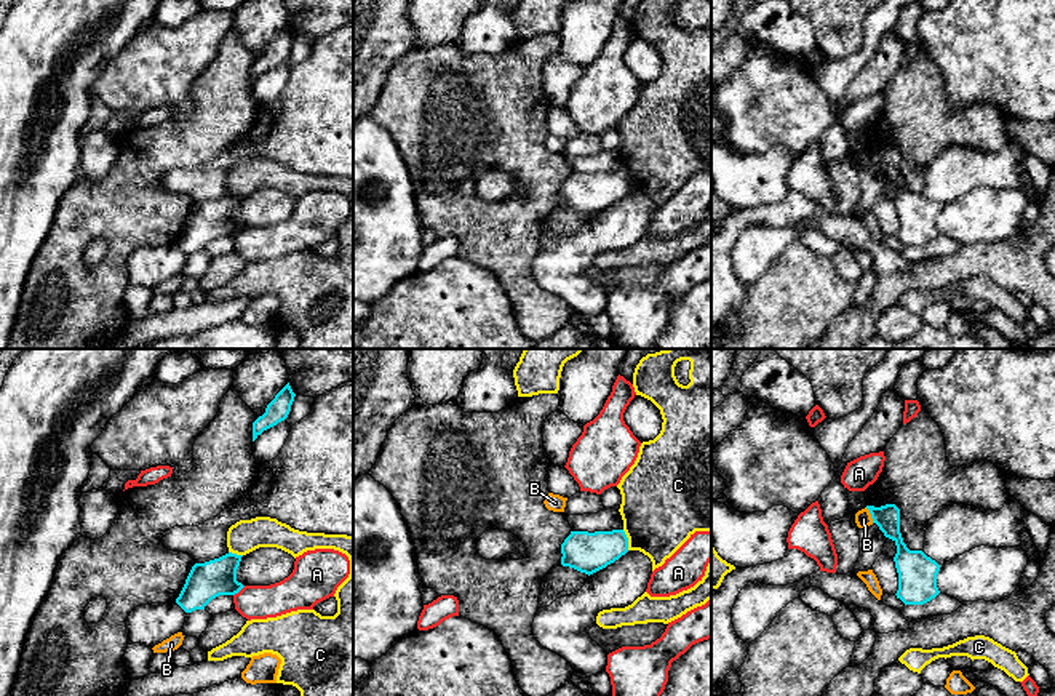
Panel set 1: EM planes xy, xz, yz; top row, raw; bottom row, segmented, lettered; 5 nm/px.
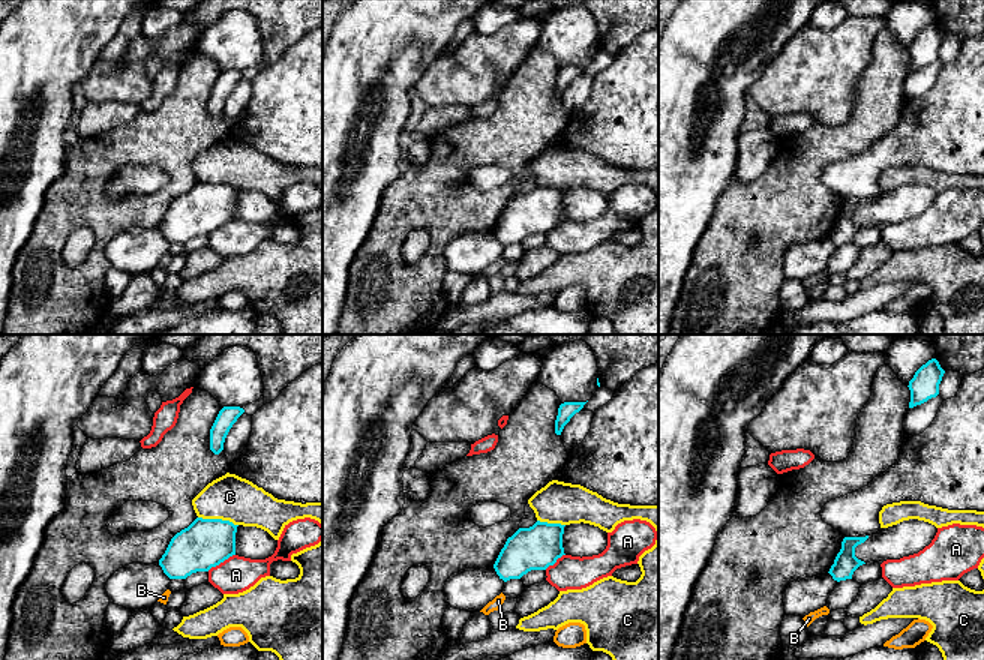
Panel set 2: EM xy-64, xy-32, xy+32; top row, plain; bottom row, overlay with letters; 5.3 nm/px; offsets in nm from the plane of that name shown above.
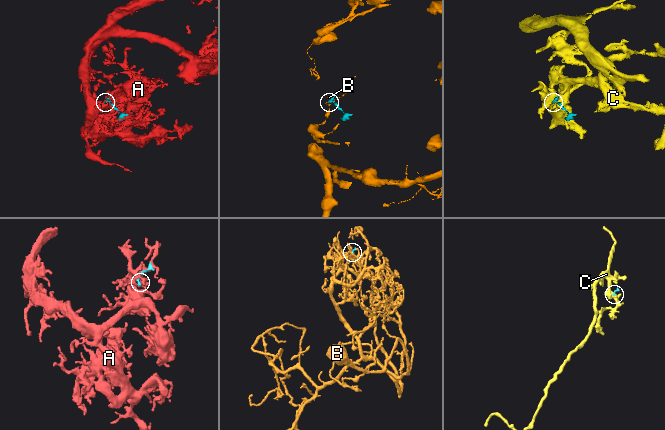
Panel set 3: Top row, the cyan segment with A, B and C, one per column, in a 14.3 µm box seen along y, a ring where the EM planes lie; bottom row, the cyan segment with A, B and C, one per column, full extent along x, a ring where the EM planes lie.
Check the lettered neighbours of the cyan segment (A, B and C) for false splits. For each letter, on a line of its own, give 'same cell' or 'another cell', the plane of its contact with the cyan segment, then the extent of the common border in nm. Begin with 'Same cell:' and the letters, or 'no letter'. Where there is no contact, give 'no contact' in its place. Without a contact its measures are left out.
Same cell: no letter
A: another cell | xy | 80 nm
B: another cell | yz | 90 nm
C: another cell | xz | 110 nm

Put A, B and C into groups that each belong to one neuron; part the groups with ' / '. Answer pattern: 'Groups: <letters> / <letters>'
Groups: A / B / C

